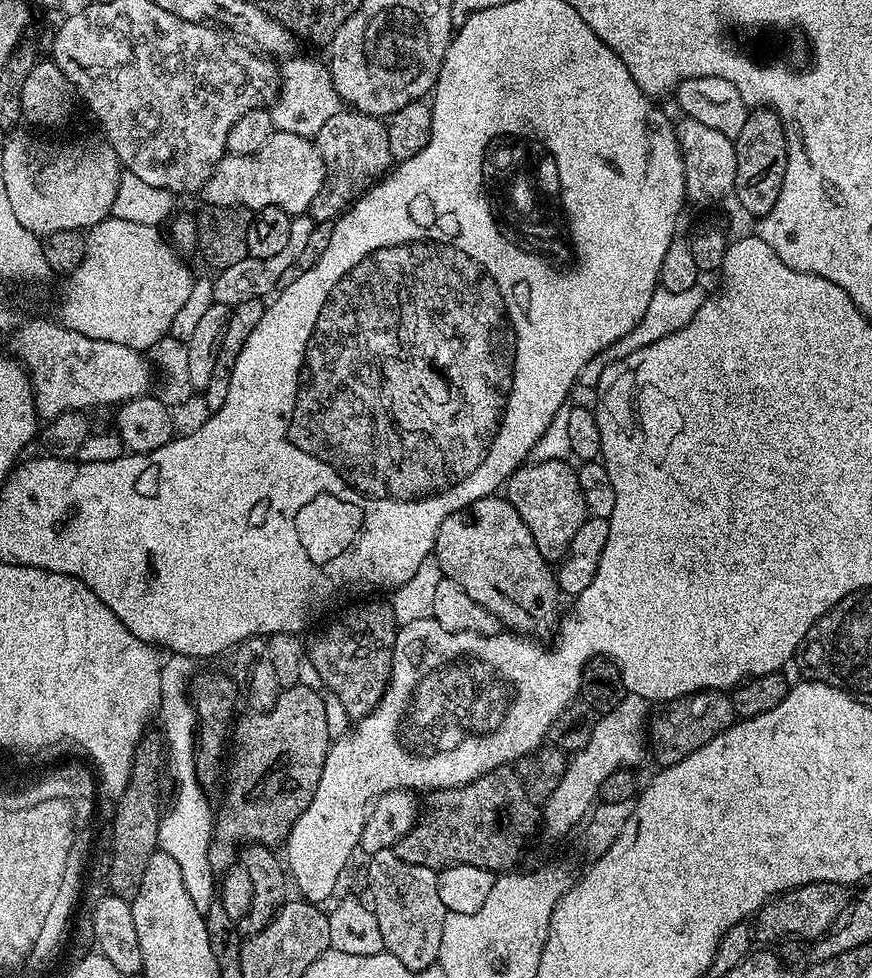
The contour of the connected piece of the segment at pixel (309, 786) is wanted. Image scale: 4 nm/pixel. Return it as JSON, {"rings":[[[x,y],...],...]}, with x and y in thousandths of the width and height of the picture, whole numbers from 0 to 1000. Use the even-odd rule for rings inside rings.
{"rings":[[[345,697],[337,700],[336,703],[321,706],[318,710],[317,717],[308,725],[303,728],[286,727],[284,732],[280,732],[269,737],[268,753],[271,757],[271,770],[266,773],[266,786],[260,786],[259,798],[261,793],[261,811],[257,814],[257,823],[247,831],[245,842],[243,845],[243,859],[240,862],[240,873],[236,876],[236,882],[244,888],[249,894],[256,893],[258,890],[267,887],[273,879],[273,868],[286,862],[305,863],[308,865],[325,864],[330,858],[333,849],[337,845],[337,840],[342,840],[342,836],[351,828],[351,824],[356,824],[356,820],[360,816],[360,808],[365,808],[365,800],[369,796],[369,783],[376,774],[376,766],[378,764],[378,752],[376,753],[376,724],[372,721],[372,716],[358,703],[352,703],[352,698]]]}

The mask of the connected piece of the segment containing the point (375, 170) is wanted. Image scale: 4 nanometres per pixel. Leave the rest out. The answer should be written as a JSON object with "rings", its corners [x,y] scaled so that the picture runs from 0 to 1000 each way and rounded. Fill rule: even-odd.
{"rings":[[[391,112],[374,121],[374,129],[365,140],[367,161],[372,167],[372,177],[381,176],[381,180],[372,180],[376,192],[365,194],[367,204],[362,206],[362,217],[375,221],[378,227],[385,223],[381,217],[372,217],[372,213],[388,213],[396,218],[407,206],[433,184],[439,184],[443,177],[451,171],[452,165],[447,157],[447,141],[444,126],[435,119],[422,119],[419,115]]]}

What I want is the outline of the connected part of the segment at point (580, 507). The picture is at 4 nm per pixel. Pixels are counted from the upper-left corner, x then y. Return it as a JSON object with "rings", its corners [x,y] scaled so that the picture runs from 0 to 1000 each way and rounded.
{"rings":[[[636,470],[635,472],[602,472],[583,488],[580,492],[580,510],[594,521],[594,530],[603,534],[603,542],[612,550],[612,558],[622,566],[622,571],[630,575],[646,573],[654,554],[658,554],[658,546],[663,546],[663,538],[673,532],[674,518],[667,509],[667,497],[663,497],[661,479],[651,470]]]}

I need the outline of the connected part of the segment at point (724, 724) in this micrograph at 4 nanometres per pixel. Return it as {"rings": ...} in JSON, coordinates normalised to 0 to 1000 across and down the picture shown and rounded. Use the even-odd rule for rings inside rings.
{"rings":[[[834,707],[792,708],[751,721],[742,737],[742,760],[745,762],[747,772],[752,772],[753,782],[776,781],[782,779],[782,775],[796,771],[796,767],[810,763],[810,759],[823,755],[823,751],[839,743],[845,736],[838,711]]]}

